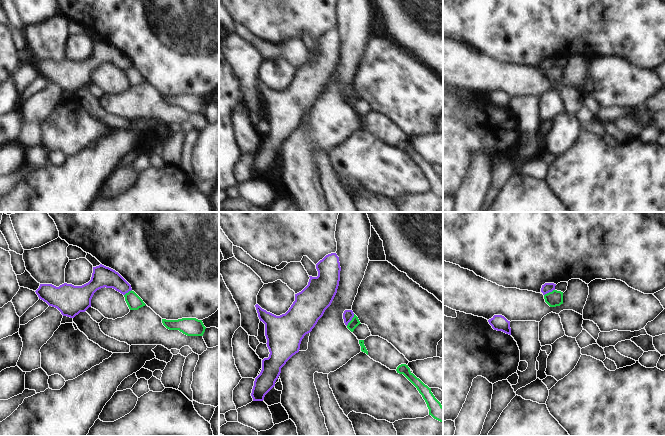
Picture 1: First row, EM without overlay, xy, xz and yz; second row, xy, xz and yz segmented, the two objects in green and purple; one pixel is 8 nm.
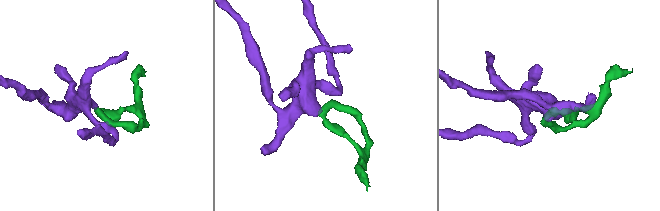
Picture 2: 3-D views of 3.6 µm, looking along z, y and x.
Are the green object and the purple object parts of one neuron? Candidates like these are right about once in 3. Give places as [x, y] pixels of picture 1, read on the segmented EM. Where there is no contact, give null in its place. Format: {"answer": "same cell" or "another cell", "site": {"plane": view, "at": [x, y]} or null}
{"answer": "another cell", "site": {"plane": "xz", "at": [351, 320]}}

